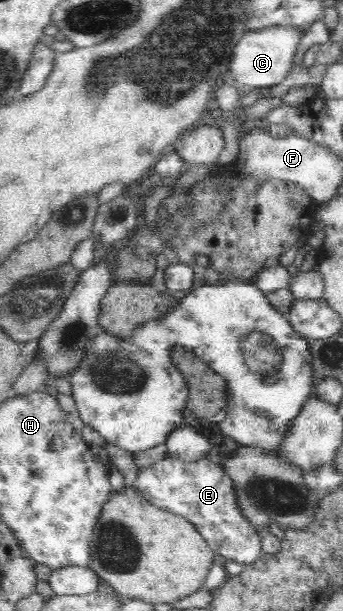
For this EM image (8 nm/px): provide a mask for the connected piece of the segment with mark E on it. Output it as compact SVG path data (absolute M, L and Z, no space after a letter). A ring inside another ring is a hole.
M168 456L140 469L135 486L142 497L155 507L188 519L218 558L243 565L259 561L262 538L242 514L236 502L234 482L218 461L207 457L196 461L182 461Z

